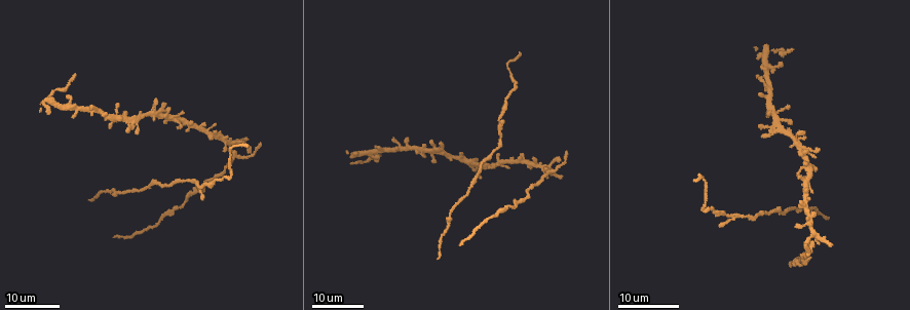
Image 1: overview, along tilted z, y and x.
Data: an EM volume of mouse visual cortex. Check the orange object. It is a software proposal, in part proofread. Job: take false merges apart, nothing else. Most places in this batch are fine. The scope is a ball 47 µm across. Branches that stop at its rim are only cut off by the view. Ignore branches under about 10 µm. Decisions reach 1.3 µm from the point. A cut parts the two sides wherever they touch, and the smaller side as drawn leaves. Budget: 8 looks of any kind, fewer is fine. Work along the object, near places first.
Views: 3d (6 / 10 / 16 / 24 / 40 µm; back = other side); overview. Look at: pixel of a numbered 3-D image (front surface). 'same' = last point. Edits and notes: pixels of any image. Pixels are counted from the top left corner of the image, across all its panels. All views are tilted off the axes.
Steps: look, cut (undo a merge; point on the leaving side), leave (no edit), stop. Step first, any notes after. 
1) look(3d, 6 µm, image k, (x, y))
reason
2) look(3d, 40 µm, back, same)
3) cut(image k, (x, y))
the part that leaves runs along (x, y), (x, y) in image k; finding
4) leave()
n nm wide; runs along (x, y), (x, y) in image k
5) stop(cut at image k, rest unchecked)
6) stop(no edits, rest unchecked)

look(3d, 16 µm, image 1, (502, 209))
two arms in line, one across

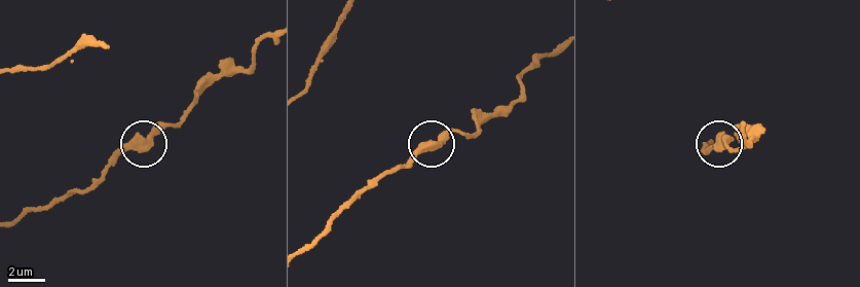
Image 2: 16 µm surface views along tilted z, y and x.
look(3d, 10 µm, image 2, (135, 139))
zoom in

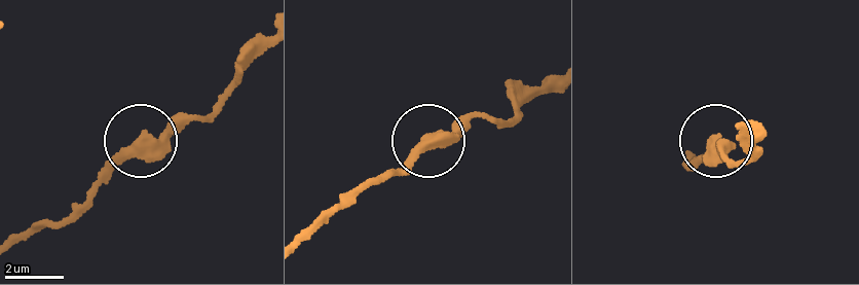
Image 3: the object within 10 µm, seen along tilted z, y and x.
leave()
320 nm wide; continuous, no second cell

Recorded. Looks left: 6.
look(3d, 16 µm, image 1, (540, 165))
sudden change in width

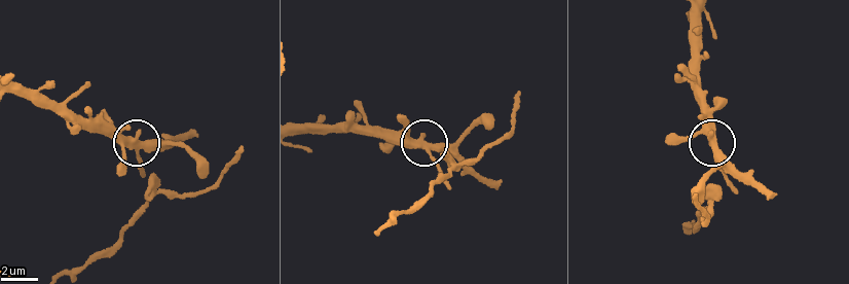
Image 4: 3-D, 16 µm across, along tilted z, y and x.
look(3d, 6 µm, image 4, (135, 145))

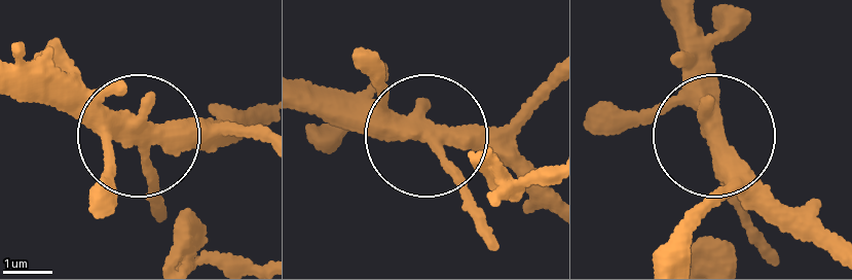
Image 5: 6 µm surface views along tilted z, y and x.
leave()
runs along (714, 260), (747, 218), (717, 146), (697, 19) in image 5; all the same cell

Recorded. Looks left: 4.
look(3d, 24 µm, image 1, (212, 184))
thick turns thin

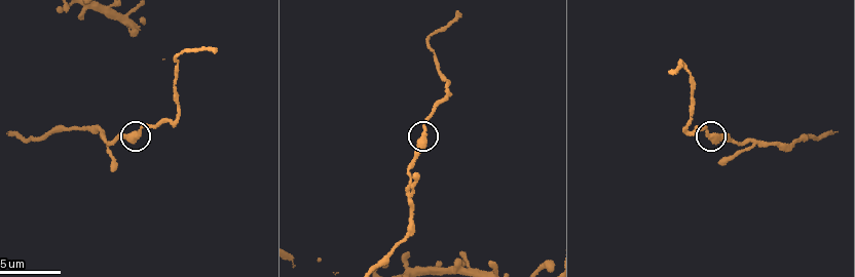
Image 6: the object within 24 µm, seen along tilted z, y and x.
look(3d, 10 µm, image 6, (139, 133))
closer look

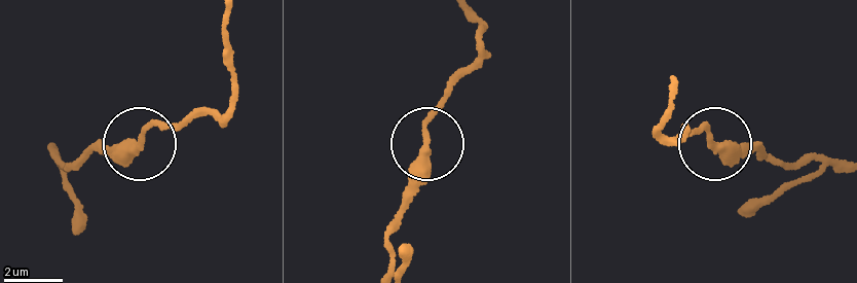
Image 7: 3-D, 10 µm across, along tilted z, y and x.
look(3d, 10 µm, back, image 7, (137, 145))
other side

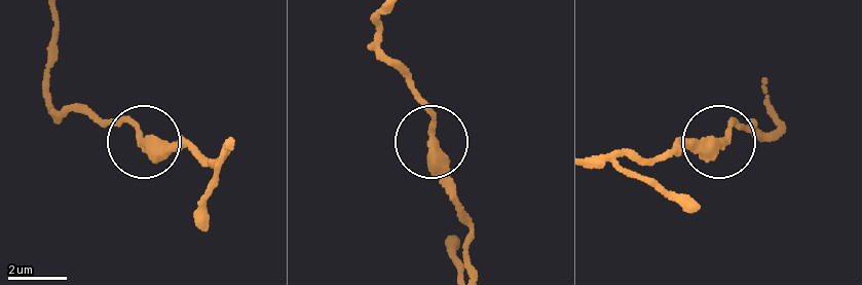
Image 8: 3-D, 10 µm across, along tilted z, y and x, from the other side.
leave()
runs along (598, 165), (640, 166), (752, 127) in image 8; all the same cell

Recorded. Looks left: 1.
stop(no edits, rest unchecked)

